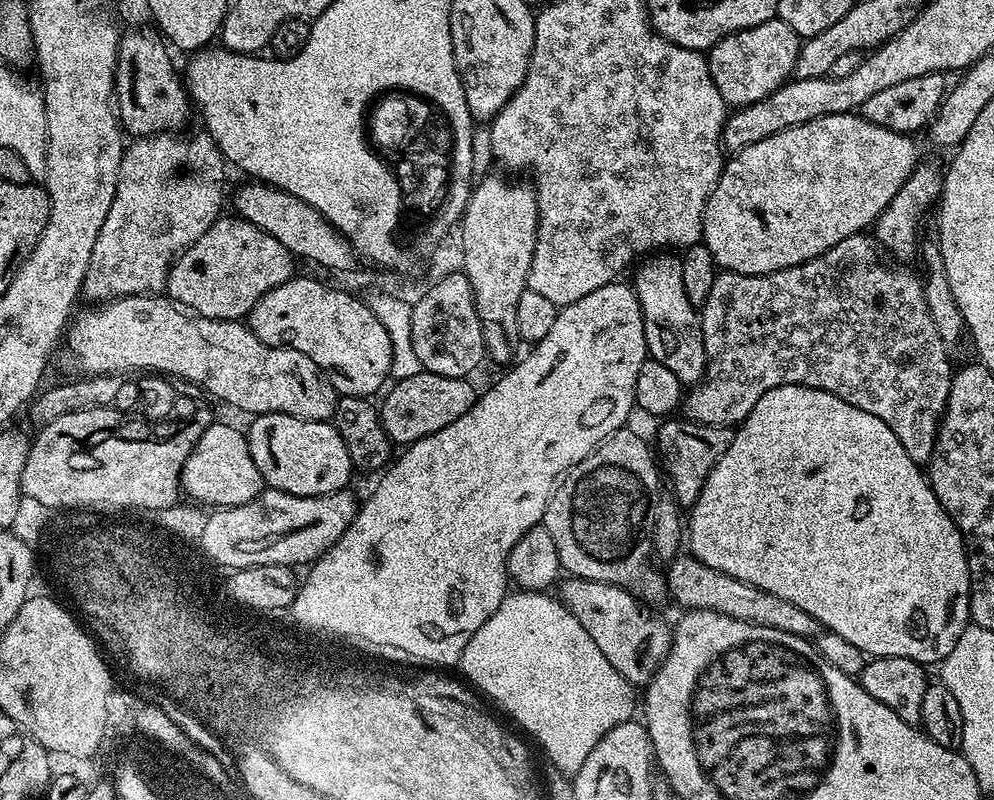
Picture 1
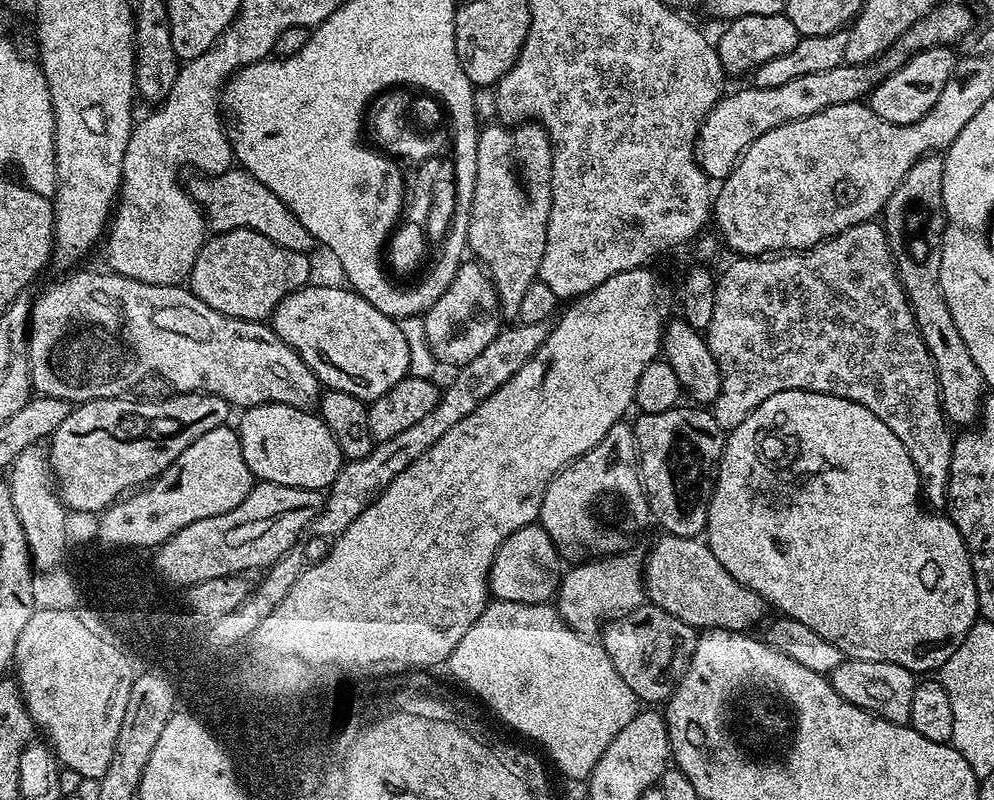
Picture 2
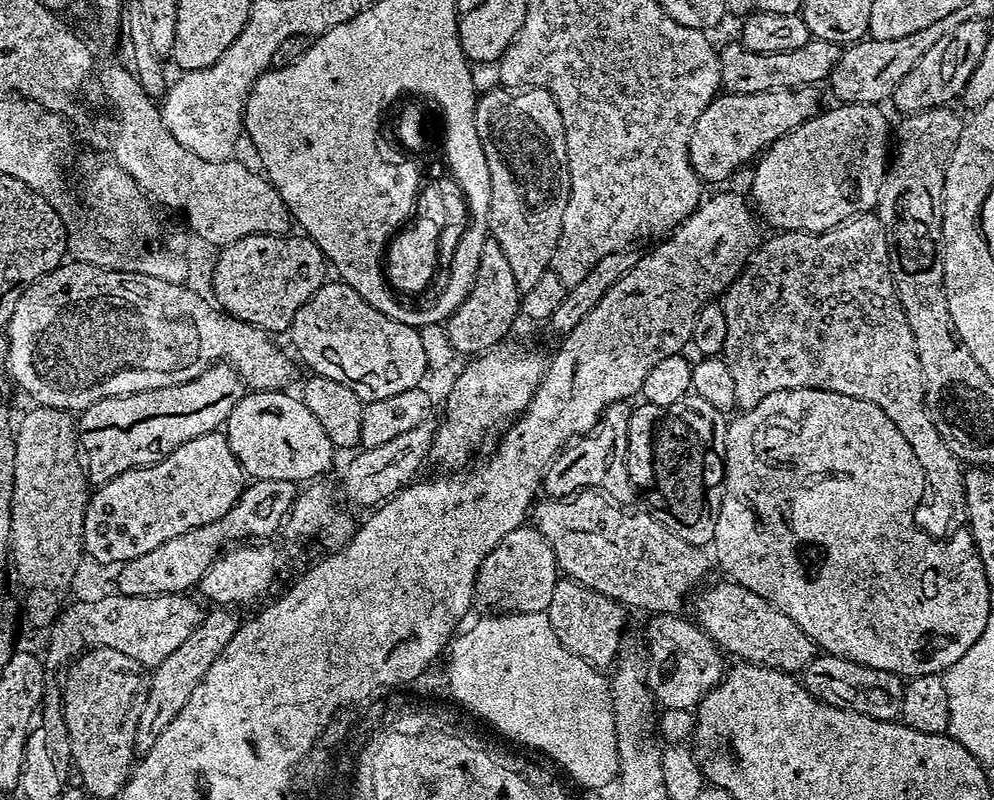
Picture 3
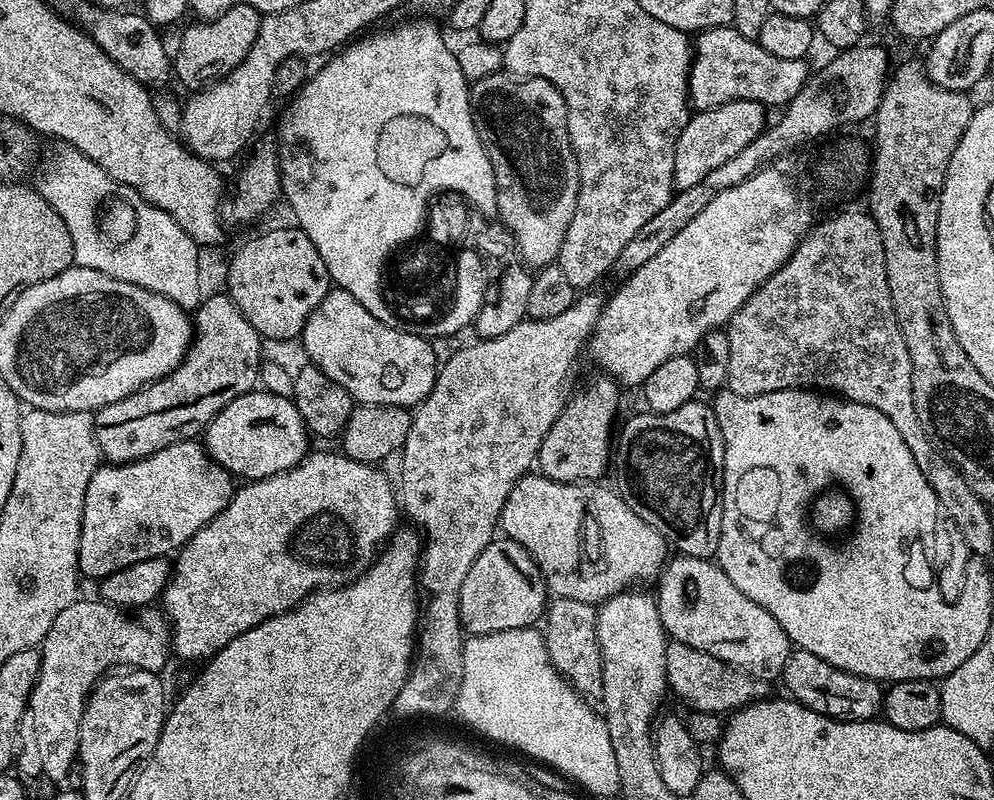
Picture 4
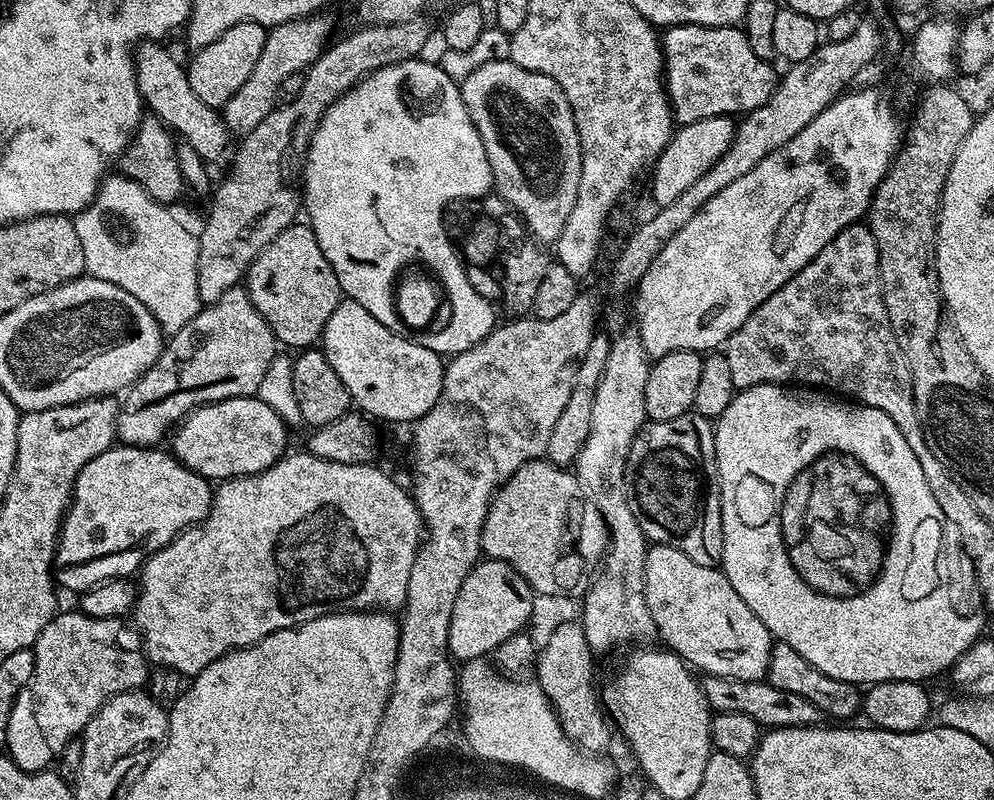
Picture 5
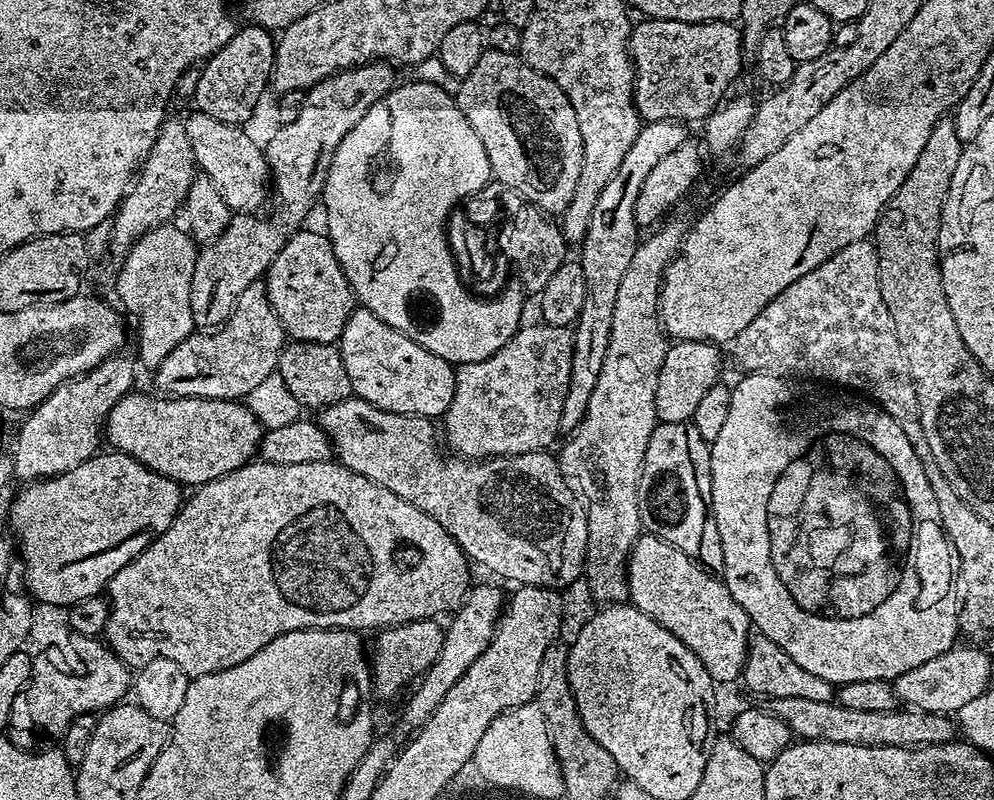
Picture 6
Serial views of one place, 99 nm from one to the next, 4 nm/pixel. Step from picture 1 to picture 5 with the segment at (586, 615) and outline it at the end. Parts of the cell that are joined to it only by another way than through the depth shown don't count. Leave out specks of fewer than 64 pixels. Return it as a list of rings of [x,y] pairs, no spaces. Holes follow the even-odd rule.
[[[705,675],[702,680],[704,696],[708,699],[708,707],[719,712],[735,712],[746,714],[757,721],[760,726],[773,728],[811,728],[819,725],[822,713],[814,702],[806,702],[799,694],[790,694],[778,690],[778,686],[762,680],[727,680],[721,676]]]

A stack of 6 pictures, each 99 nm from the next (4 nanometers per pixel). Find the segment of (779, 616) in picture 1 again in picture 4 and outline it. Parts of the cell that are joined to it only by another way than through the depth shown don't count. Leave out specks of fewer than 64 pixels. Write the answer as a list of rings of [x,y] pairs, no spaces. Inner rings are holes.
[[[525,474],[510,490],[500,511],[498,528],[507,539],[518,542],[534,558],[544,575],[544,587],[556,598],[574,598],[599,606],[619,592],[631,589],[639,580],[655,581],[670,556],[670,545],[654,526],[642,522],[619,491],[603,488],[600,482],[567,484],[543,474]]]

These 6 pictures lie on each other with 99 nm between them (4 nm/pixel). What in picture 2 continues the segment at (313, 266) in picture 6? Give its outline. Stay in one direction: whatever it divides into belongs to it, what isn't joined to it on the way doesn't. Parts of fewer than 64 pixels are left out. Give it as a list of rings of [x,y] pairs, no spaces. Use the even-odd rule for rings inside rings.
[[[235,228],[229,232],[209,235],[205,239],[186,284],[199,300],[206,302],[206,306],[210,306],[210,310],[218,310],[222,314],[239,320],[264,322],[271,317],[278,302],[282,302],[282,298],[286,298],[286,294],[305,287],[313,279],[312,264],[308,259],[309,257],[305,253],[298,250],[286,250],[286,246],[278,246],[278,242],[270,242],[270,238],[266,238],[254,230]]]

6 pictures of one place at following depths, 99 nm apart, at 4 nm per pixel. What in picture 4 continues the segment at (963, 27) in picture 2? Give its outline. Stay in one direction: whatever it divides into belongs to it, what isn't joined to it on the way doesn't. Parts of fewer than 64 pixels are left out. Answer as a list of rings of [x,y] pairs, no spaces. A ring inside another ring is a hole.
[[[735,100],[722,106],[707,108],[705,112],[689,115],[674,150],[674,182],[677,189],[699,184],[710,170],[725,165],[734,154],[741,153],[747,143],[759,137],[766,127],[765,105],[758,102]]]

